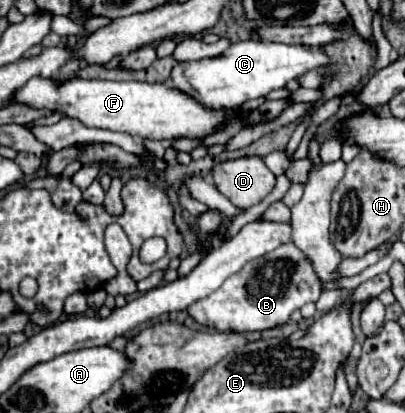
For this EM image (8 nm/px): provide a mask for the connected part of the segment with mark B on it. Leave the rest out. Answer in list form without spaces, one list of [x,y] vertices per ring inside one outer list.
[[[284,243],[260,259],[248,261],[236,275],[230,275],[220,289],[206,299],[192,303],[186,311],[202,327],[234,333],[260,333],[282,327],[290,315],[306,303],[316,303],[324,283],[316,275],[312,261],[294,245]]]

